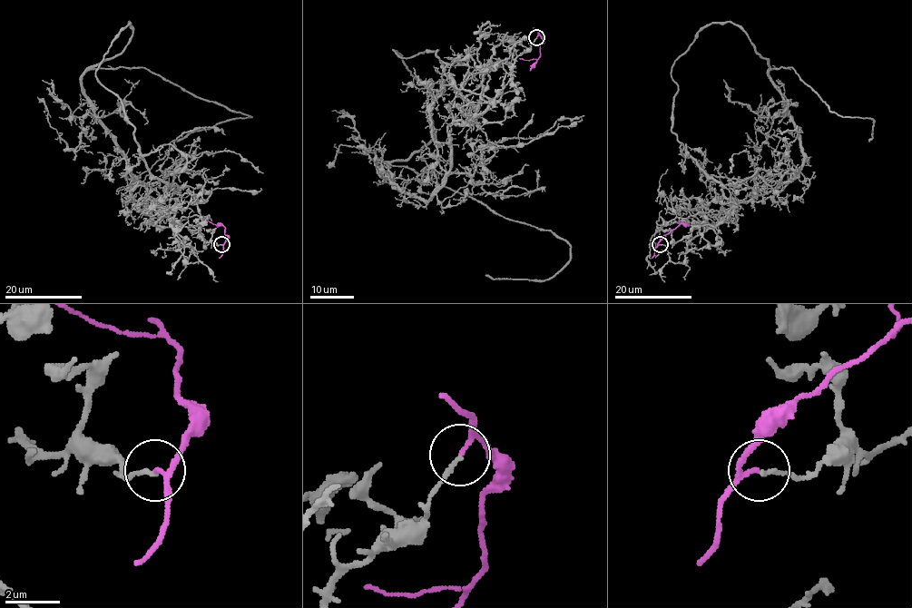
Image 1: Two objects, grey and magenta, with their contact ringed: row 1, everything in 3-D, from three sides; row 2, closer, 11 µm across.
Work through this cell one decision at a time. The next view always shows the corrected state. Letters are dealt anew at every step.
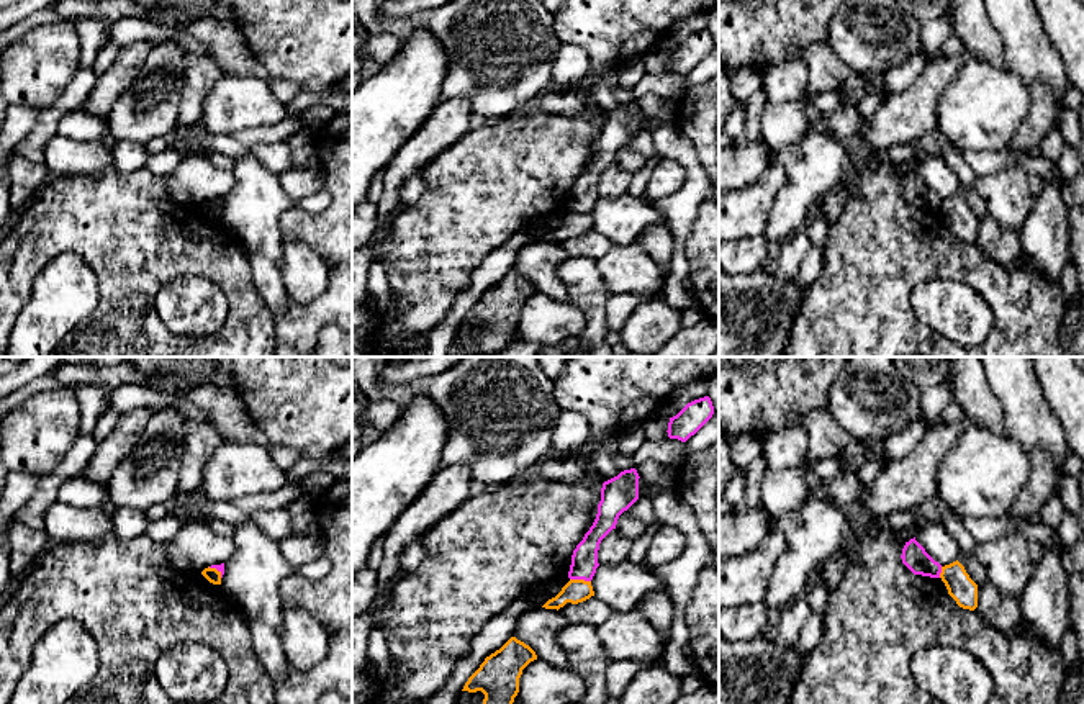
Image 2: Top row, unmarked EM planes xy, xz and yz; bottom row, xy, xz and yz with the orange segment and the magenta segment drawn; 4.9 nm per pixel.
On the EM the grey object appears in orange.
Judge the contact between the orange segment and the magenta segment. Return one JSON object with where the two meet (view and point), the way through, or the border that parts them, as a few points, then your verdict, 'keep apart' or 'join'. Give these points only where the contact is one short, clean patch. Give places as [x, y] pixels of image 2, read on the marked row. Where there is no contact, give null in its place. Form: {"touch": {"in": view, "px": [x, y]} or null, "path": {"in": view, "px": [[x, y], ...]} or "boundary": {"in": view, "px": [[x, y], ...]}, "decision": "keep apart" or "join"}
{"touch": {"in": "xz", "px": [580, 580]}, "boundary": {"in": "xz", "px": [[570, 578], [590, 582]]}, "decision": "keep apart"}

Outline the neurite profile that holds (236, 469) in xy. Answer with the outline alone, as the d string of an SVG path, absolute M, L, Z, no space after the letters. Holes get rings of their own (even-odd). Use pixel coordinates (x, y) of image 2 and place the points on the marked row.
M223 440L203 467L198 494L206 501L236 501L283 488L290 480L269 452L254 442Z

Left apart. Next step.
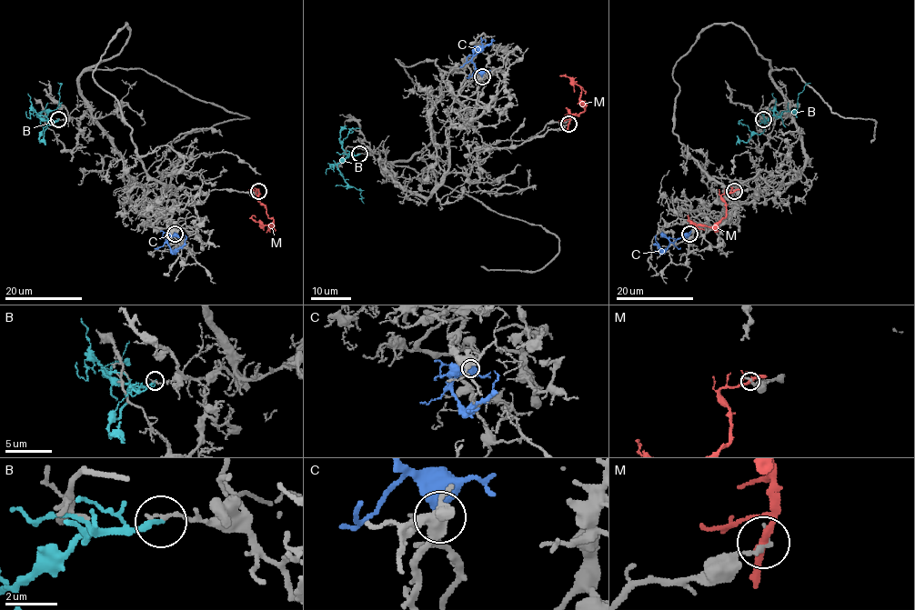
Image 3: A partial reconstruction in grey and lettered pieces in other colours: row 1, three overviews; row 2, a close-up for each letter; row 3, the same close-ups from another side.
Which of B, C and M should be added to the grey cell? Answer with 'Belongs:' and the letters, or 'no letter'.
Belongs: C

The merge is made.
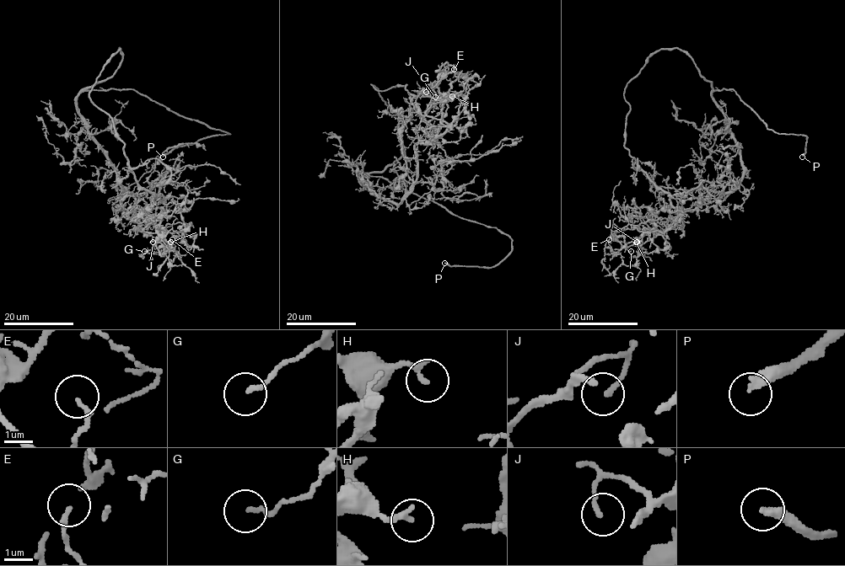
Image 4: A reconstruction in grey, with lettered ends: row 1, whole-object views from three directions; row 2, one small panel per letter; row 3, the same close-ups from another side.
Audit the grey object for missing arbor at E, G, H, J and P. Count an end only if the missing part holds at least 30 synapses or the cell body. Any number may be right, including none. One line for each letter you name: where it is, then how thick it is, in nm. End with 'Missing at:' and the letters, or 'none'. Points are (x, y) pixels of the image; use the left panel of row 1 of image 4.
P: Place: (163, 157). Thickness 320 nm
Missing at: P

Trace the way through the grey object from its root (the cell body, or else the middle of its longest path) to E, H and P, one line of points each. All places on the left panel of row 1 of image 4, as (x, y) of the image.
E: (82, 120), (135, 198), (133, 210), (164, 229), (154, 245), (158, 250), (167, 251), (172, 239)
H: (82, 120), (119, 183), (135, 198), (133, 210), (148, 216), (160, 232), (164, 229), (164, 238), (170, 242)
P: (82, 120), (77, 103), (80, 93), (134, 89), (179, 114), (229, 134), (176, 146), (163, 157)

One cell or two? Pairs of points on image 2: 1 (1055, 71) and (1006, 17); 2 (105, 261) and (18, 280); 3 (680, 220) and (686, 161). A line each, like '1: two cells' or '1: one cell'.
1: one cell
2: one cell
3: one cell

